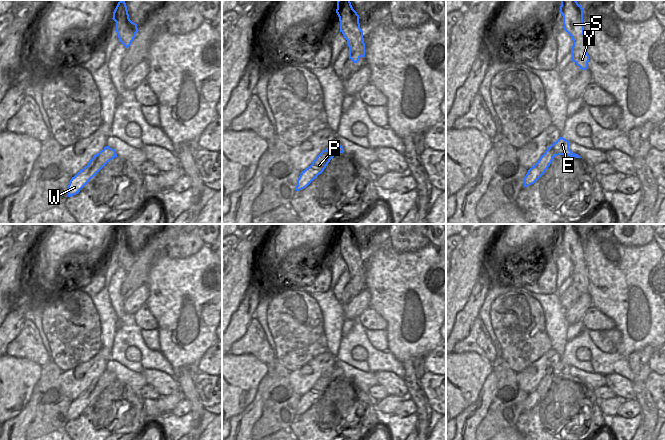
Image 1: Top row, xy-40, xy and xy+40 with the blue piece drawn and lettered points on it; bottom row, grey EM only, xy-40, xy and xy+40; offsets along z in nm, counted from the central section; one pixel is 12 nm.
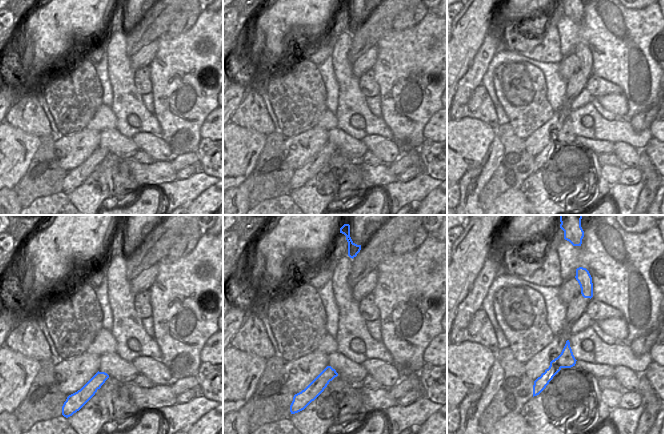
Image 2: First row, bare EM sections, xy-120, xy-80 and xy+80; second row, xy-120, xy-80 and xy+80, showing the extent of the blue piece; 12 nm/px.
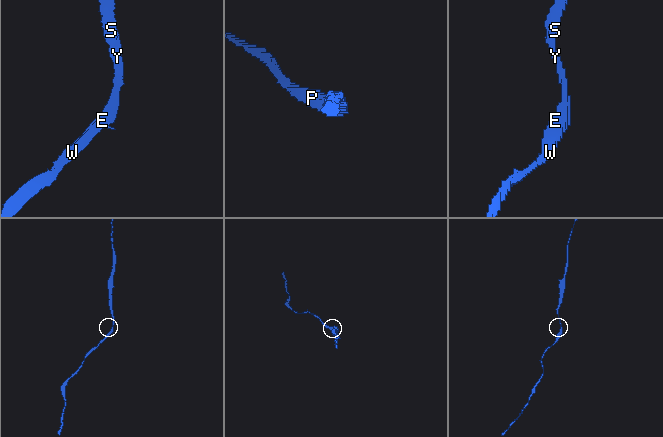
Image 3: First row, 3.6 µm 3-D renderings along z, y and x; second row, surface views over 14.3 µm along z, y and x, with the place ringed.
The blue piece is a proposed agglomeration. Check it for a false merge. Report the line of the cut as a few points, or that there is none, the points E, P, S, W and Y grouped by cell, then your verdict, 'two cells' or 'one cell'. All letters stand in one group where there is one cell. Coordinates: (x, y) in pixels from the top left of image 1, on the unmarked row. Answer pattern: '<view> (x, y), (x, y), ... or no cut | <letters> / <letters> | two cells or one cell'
no cut | E P S W Y | one cell

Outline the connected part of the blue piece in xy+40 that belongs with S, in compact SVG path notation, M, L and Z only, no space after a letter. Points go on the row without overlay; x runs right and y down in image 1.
M561 224L560 237L564 254L572 261L572 285L582 294L588 293L588 269L585 264L583 232L576 224Z

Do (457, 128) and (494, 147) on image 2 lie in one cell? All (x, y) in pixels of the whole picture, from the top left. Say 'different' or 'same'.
different

